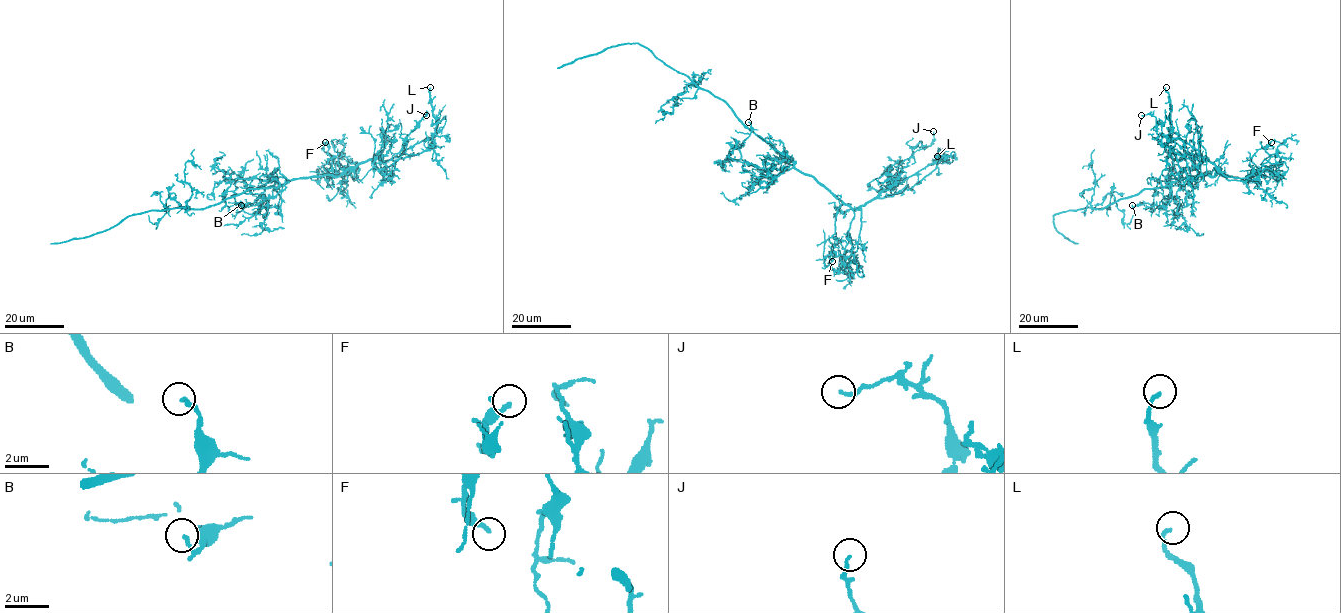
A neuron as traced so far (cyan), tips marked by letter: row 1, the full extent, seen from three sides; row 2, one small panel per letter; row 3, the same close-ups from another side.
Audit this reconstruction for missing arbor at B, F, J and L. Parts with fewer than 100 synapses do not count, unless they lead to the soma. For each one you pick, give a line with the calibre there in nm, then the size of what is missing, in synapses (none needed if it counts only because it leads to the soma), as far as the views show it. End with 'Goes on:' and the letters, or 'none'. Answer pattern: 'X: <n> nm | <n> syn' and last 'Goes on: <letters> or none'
Goes on: none

